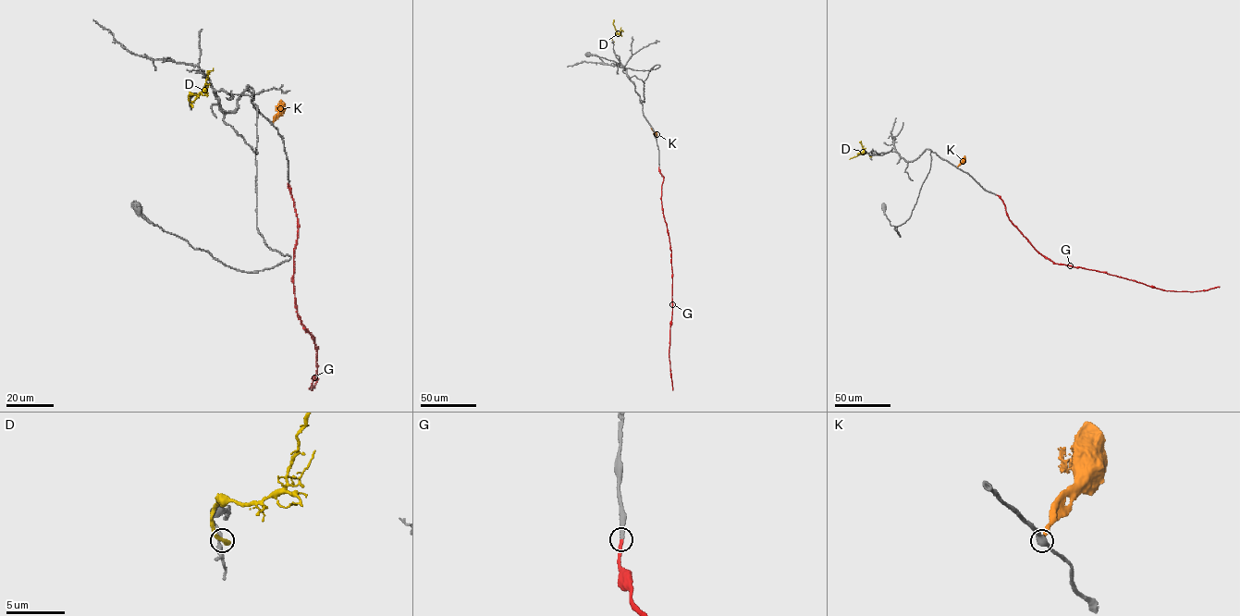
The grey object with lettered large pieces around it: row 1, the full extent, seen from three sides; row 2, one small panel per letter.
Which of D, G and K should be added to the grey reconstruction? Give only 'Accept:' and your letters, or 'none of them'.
Accept: G

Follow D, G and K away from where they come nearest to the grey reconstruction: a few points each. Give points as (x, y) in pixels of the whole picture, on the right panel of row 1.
D: (870, 156), (865, 153), (849, 159)
G: (996, 194), (1004, 205), (1009, 219), (1035, 248), (1054, 263), (1101, 271), (1164, 290), (1196, 291), (1219, 287)
K: (957, 167), (964, 155)

